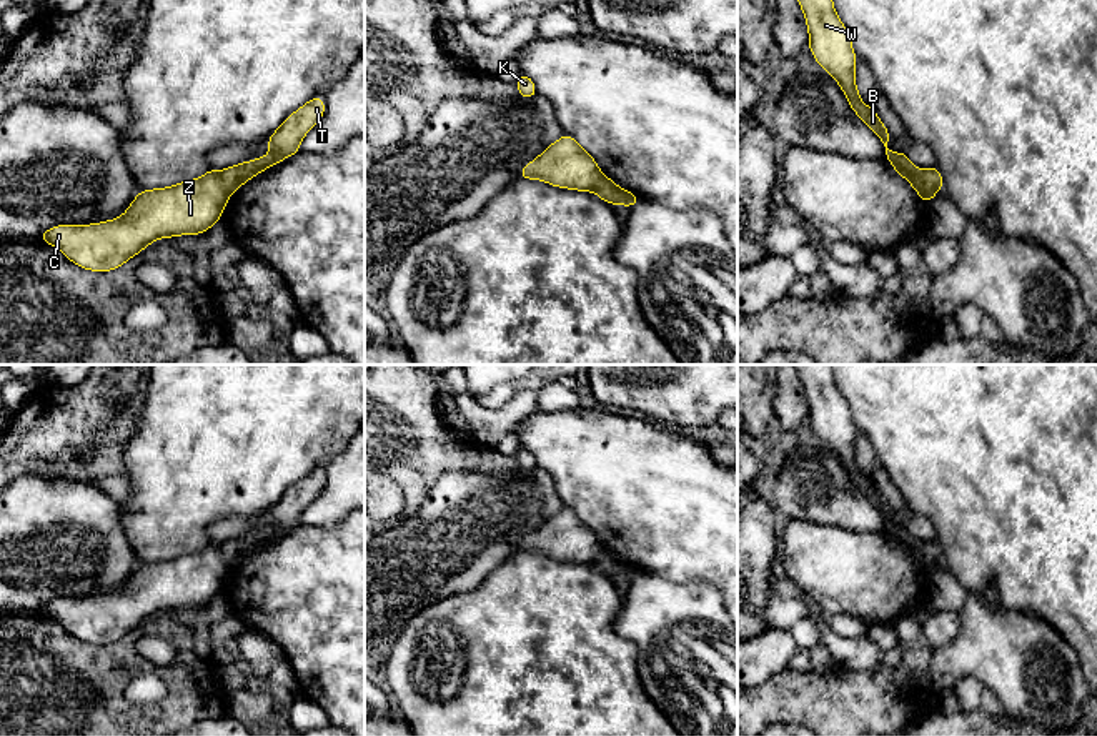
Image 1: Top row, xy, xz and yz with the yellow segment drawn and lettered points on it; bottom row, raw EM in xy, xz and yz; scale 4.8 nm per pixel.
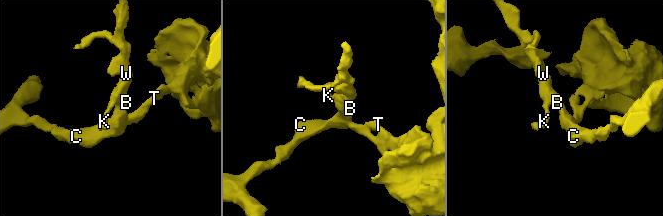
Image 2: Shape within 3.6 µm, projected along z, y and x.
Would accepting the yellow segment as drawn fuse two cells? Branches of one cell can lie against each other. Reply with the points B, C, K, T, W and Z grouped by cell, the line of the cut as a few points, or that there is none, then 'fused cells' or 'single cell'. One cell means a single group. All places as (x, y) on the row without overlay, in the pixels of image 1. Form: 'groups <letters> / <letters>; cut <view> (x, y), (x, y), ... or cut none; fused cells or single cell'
groups B C K W Z / T; cut yz (921, 543), (923, 555), (934, 566); fused cells

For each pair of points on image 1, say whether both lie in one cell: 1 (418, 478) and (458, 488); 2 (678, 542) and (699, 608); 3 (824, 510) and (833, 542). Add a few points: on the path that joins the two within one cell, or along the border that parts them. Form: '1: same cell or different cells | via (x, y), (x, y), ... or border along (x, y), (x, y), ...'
1: different cells | border along (473, 472), (445, 472), (413, 515)
2: different cells | border along (653, 573), (675, 581), (704, 580), (719, 593)
3: different cells | border along (791, 518), (868, 533)

